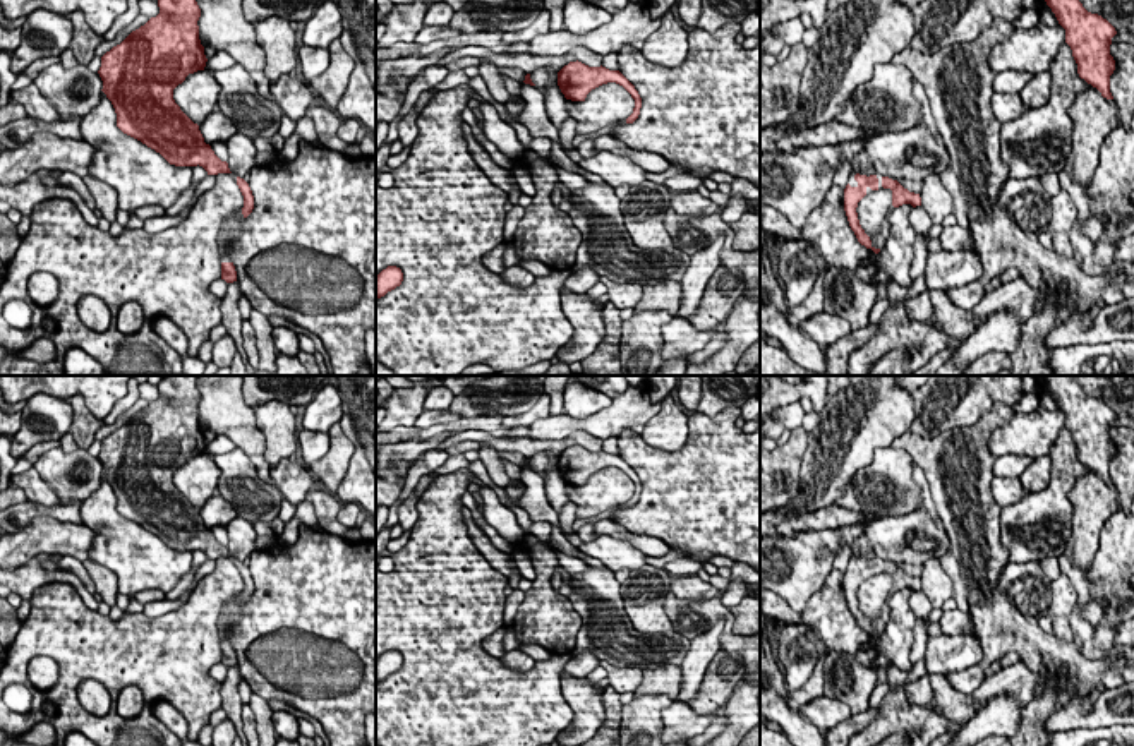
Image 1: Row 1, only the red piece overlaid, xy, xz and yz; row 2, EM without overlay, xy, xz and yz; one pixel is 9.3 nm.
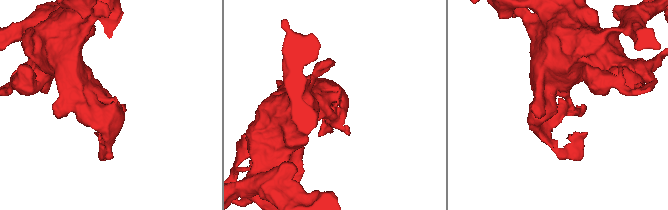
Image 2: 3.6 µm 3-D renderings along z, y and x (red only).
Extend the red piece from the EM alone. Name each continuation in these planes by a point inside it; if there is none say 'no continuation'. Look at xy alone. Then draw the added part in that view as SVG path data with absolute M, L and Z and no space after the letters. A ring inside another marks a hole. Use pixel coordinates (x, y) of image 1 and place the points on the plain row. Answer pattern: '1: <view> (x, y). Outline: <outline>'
1: xy (232, 611). Outline: M240 593L238 597L230 599L221 609L221 614L220 614L218 623L216 623L221 647L232 647L226 629L244 617L242 604L244 604L244 599Z

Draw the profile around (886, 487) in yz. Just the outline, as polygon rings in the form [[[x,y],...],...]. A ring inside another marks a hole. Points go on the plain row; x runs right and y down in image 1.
[[[878,448],[873,461],[860,468],[837,504],[856,513],[904,516],[921,508],[921,489],[913,480],[914,458],[904,449]]]

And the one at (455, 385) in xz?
[[[446,376],[443,386],[448,388],[455,396],[460,394],[467,386],[491,376]]]

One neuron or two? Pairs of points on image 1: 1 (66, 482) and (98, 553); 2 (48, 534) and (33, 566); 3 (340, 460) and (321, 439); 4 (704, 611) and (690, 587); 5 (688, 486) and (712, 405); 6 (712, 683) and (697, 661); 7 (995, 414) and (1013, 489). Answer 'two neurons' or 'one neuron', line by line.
1: two neurons
2: two neurons
3: two neurons
4: two neurons
5: two neurons
6: two neurons
7: two neurons

